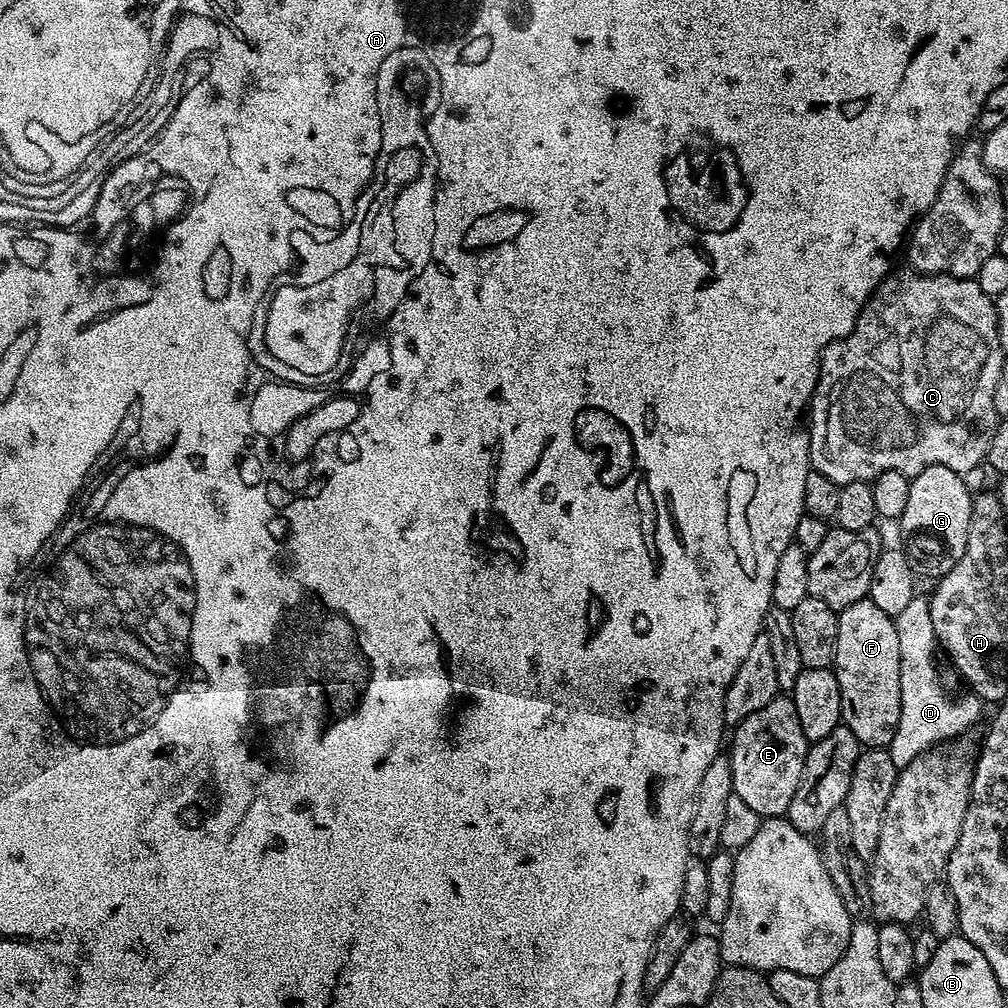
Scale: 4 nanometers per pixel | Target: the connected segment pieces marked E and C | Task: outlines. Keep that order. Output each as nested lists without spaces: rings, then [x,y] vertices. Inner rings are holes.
[[[778,694],[762,710],[754,710],[750,718],[735,725],[736,737],[732,740],[732,790],[735,796],[742,798],[754,814],[761,818],[784,816],[790,806],[790,798],[794,798],[794,790],[798,790],[798,782],[802,778],[804,763],[808,757],[810,741],[802,734],[802,726],[798,723],[798,710],[794,710],[791,695]]]
[[[904,266],[904,269],[893,270],[885,276],[884,281],[872,292],[872,297],[864,303],[864,308],[860,312],[860,316],[856,319],[854,330],[849,336],[844,336],[824,350],[824,355],[820,357],[820,377],[816,379],[816,390],[812,393],[810,401],[810,416],[812,412],[812,437],[806,440],[806,451],[811,464],[815,471],[826,474],[826,478],[830,478],[830,482],[835,484],[849,484],[850,482],[862,482],[867,480],[871,482],[878,474],[882,474],[882,470],[898,470],[902,474],[906,474],[909,478],[922,474],[922,470],[926,470],[930,466],[946,466],[950,470],[963,474],[968,470],[983,465],[988,455],[988,447],[992,441],[992,436],[996,433],[998,417],[994,410],[994,385],[998,382],[998,370],[1002,370],[1002,362],[1006,357],[1002,354],[1002,350],[998,346],[998,326],[996,325],[996,305],[993,297],[988,296],[982,290],[982,286],[974,278],[965,278],[962,276],[925,276],[922,272],[917,272],[911,267]]]

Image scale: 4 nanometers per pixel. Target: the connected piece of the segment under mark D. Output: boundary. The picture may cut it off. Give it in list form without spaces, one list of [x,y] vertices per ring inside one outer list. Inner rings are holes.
[[[918,594],[909,602],[905,608],[902,609],[902,614],[895,616],[896,629],[898,630],[898,658],[900,659],[900,713],[898,714],[898,726],[894,730],[894,738],[891,744],[888,745],[888,753],[890,758],[894,758],[897,769],[904,768],[910,762],[914,762],[914,758],[921,756],[923,752],[927,752],[937,746],[943,745],[945,742],[952,742],[955,736],[963,734],[967,728],[972,728],[980,720],[980,707],[982,707],[982,701],[979,696],[975,694],[967,694],[968,696],[960,696],[955,700],[950,693],[944,689],[944,684],[940,681],[940,672],[936,669],[936,652],[938,653],[938,645],[936,643],[936,635],[934,634],[934,622],[930,618],[930,606],[928,605],[928,596],[924,594]]]

